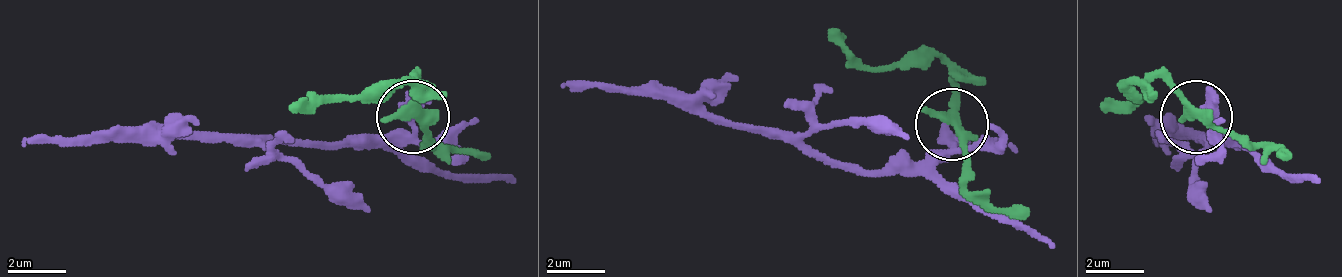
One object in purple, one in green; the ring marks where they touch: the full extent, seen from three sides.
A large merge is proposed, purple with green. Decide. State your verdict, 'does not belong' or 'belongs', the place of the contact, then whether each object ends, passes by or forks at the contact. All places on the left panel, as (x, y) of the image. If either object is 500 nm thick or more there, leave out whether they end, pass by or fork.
does not belong; at (413, 117)

